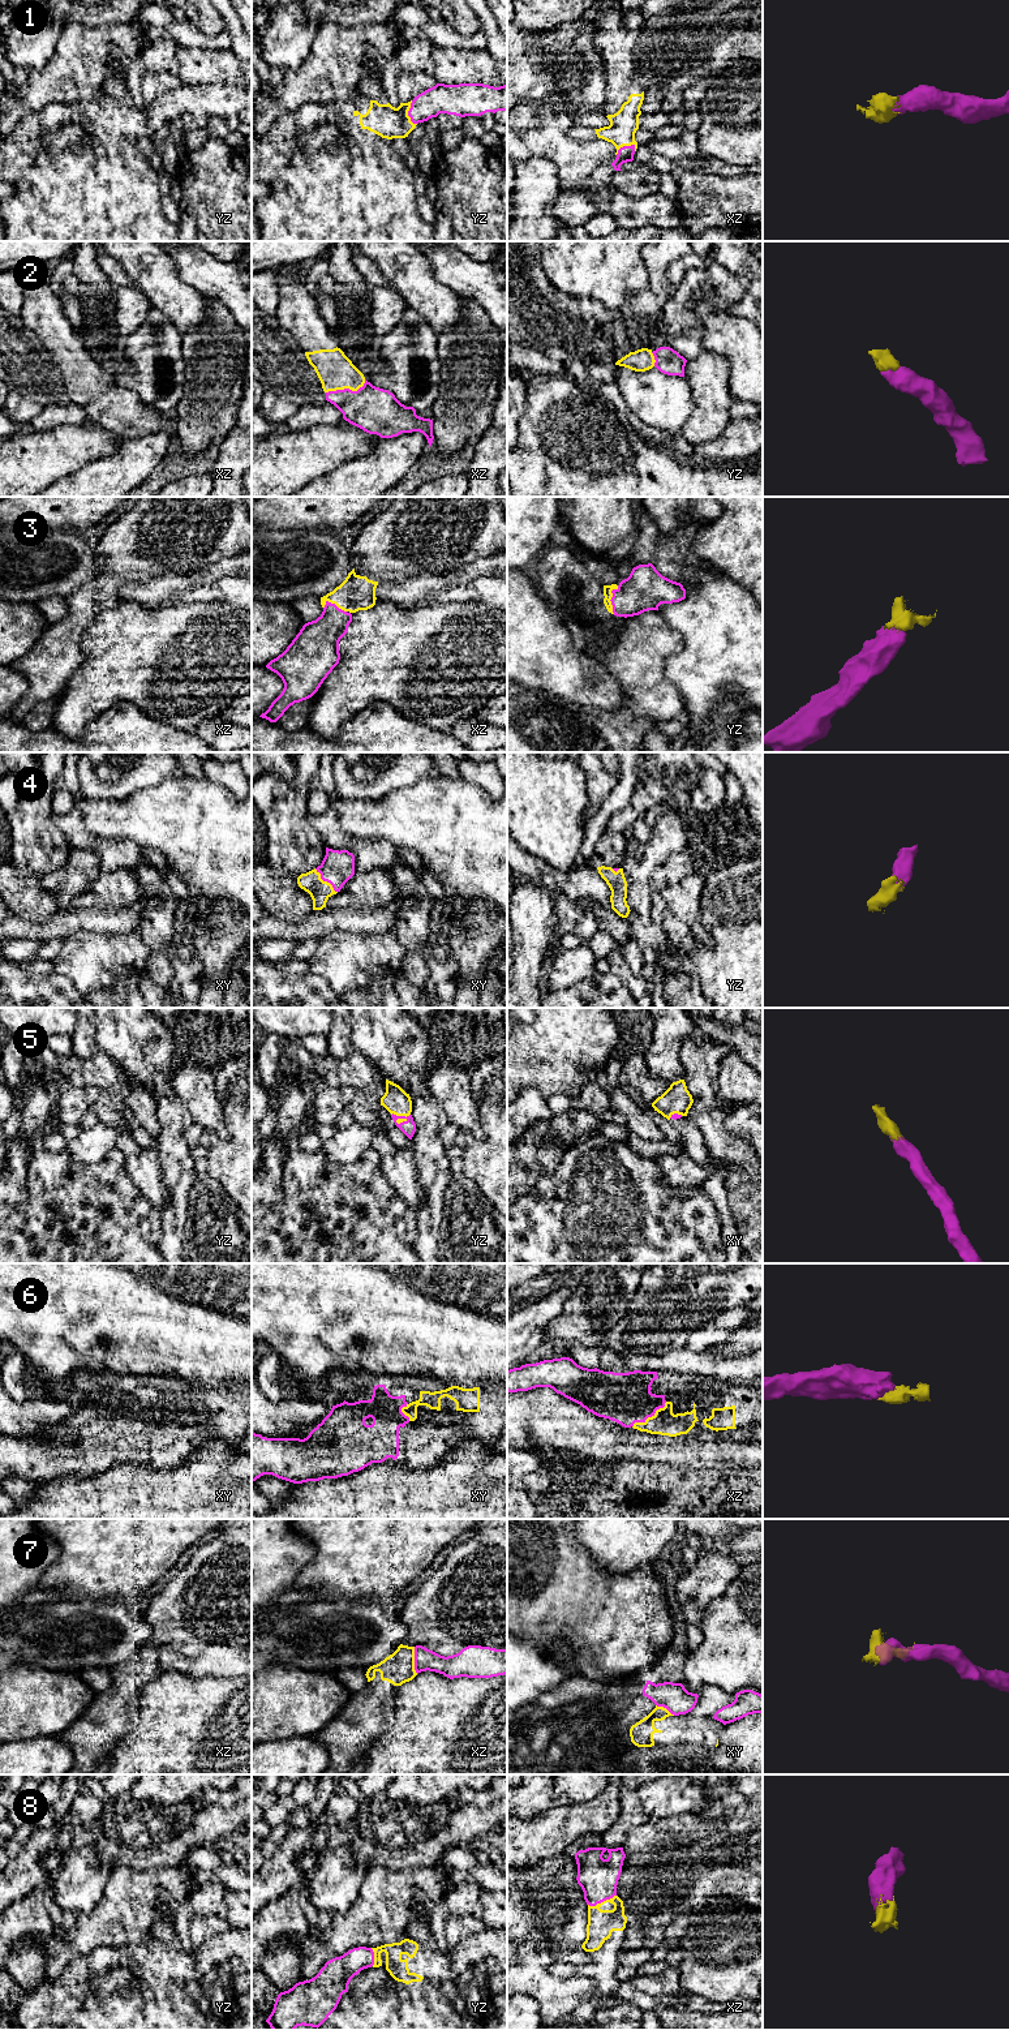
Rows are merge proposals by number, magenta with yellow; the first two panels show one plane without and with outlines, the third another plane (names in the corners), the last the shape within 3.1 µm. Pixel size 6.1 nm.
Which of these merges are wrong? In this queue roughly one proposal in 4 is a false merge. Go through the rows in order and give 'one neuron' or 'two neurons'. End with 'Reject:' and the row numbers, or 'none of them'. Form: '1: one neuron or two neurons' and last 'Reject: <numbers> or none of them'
1: one neuron
2: one neuron
3: one neuron
4: one neuron
5: one neuron
6: one neuron
7: two neurons
8: one neuron
Reject: 7

